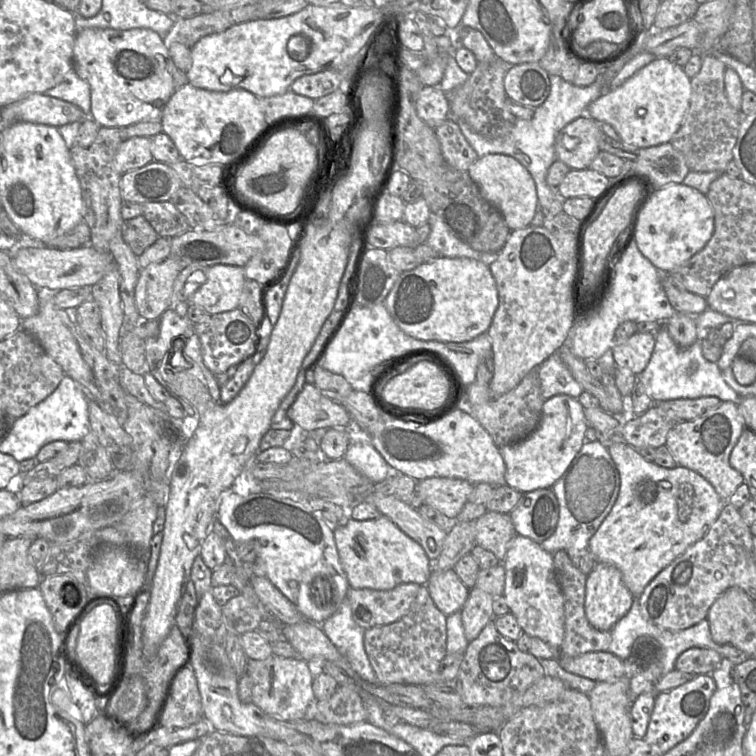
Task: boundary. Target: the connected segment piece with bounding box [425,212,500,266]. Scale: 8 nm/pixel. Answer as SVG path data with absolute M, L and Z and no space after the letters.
M430 212L427 223L431 227L431 232L425 243L437 251L441 256L448 258L475 259L488 266L499 257L500 252L482 252L471 248L456 237L447 228L445 223L432 212Z

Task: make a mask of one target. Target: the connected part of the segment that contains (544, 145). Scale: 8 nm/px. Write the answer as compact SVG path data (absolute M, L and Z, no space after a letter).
M602 72L597 80L586 87L579 87L566 82L561 76L549 75L550 93L546 100L535 108L531 119L516 119L512 130L500 138L486 138L475 132L463 121L457 121L461 131L479 157L488 154L505 154L518 160L532 176L538 197L539 206L549 206L555 198L562 198L558 190L554 190L546 182L549 167L557 160L555 139L566 125L586 113L589 104L602 94Z

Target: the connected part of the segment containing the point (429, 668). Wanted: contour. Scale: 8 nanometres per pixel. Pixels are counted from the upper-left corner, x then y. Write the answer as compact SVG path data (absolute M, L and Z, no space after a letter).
M421 585L417 596L408 609L408 611L397 621L387 624L387 625L382 625L378 627L372 627L364 632L364 647L366 654L368 656L368 659L370 661L370 664L374 670L374 673L377 678L377 682L382 684L382 685L389 685L389 684L412 684L412 685L418 685L418 686L423 686L426 684L431 684L431 683L436 683L436 682L452 682L452 681L444 681L440 675L440 663L442 659L446 656L446 641L447 641L447 629L446 629L446 618L447 616L441 612L437 606L435 605L433 599L430 596L429 590L426 585Z

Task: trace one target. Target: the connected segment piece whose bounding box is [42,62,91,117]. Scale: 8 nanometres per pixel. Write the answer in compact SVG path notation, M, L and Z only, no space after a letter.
M73 62L72 65L69 64L69 72L62 82L42 94L70 102L78 106L86 117L89 117L91 108L90 87L85 80L77 75Z

